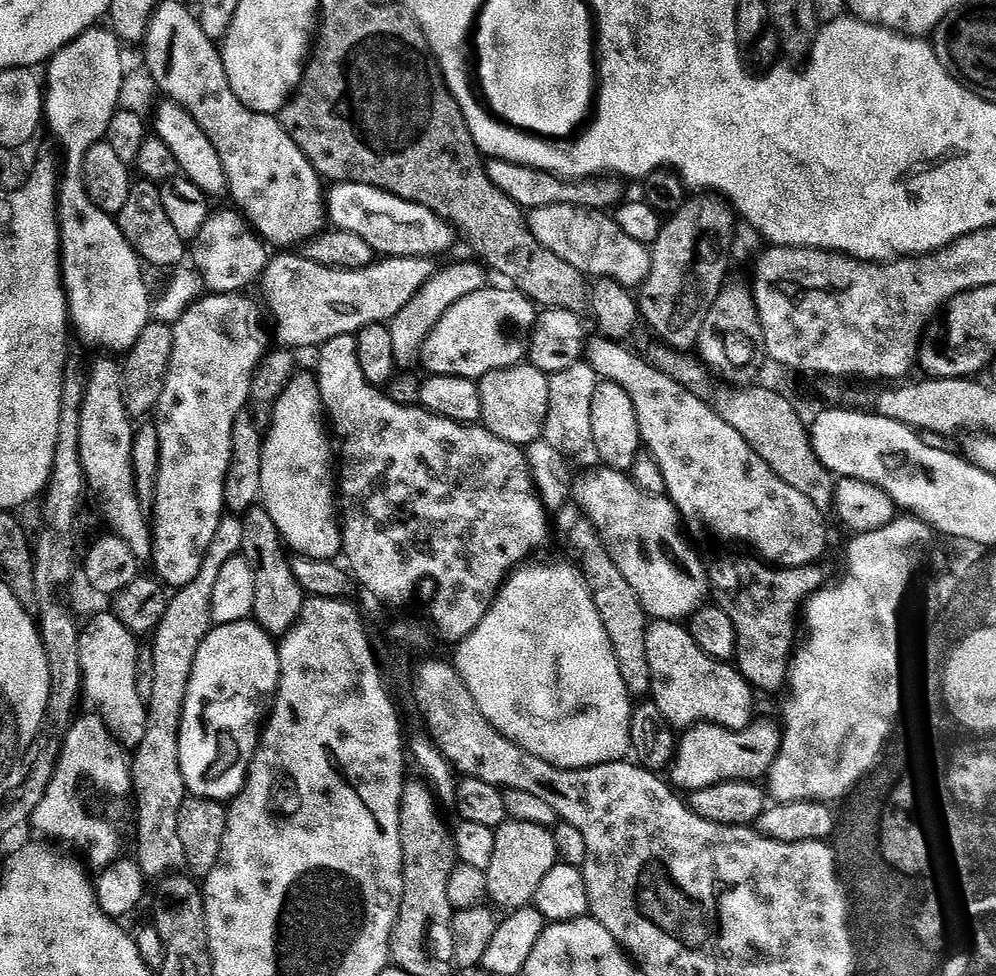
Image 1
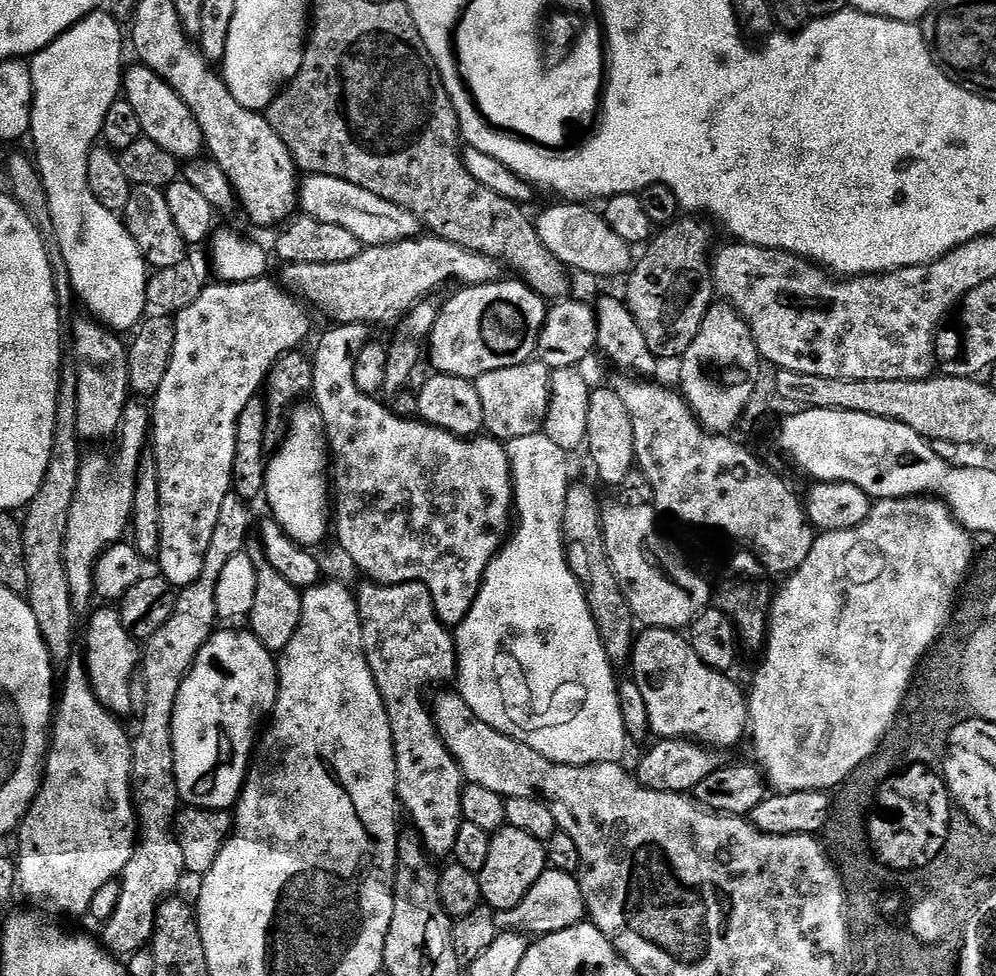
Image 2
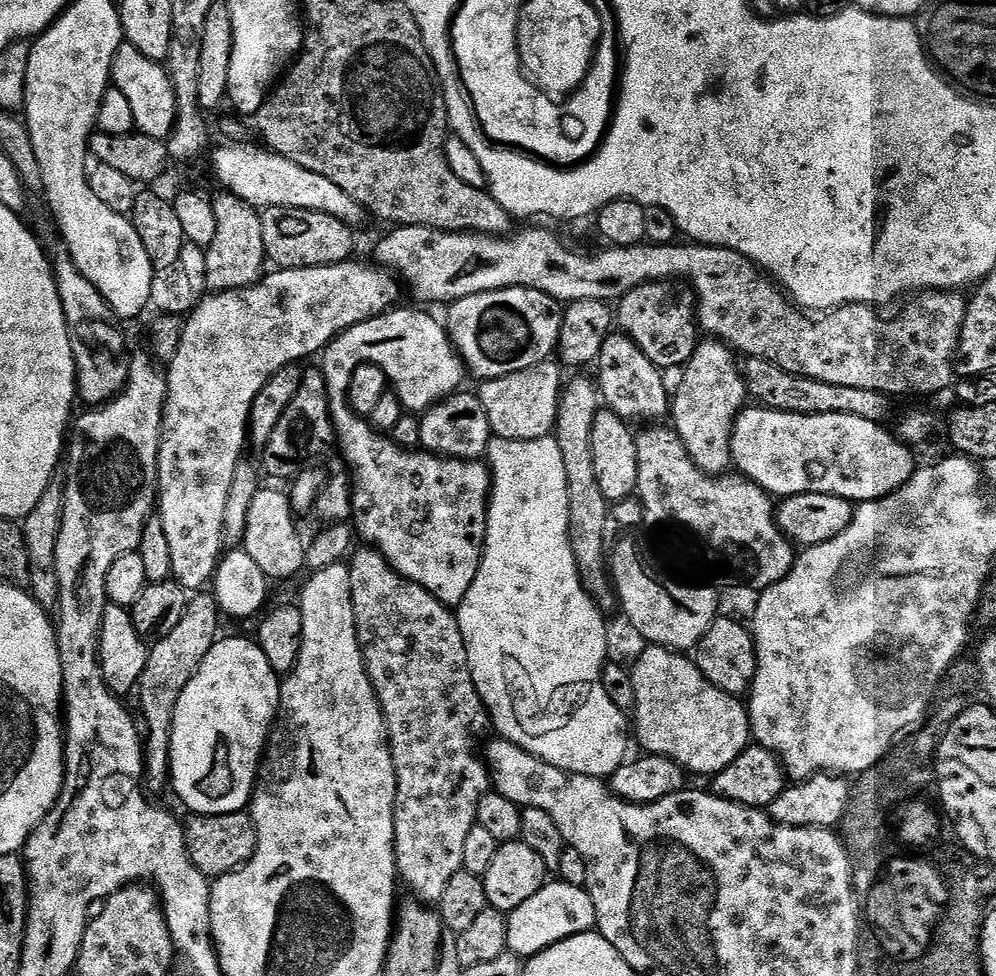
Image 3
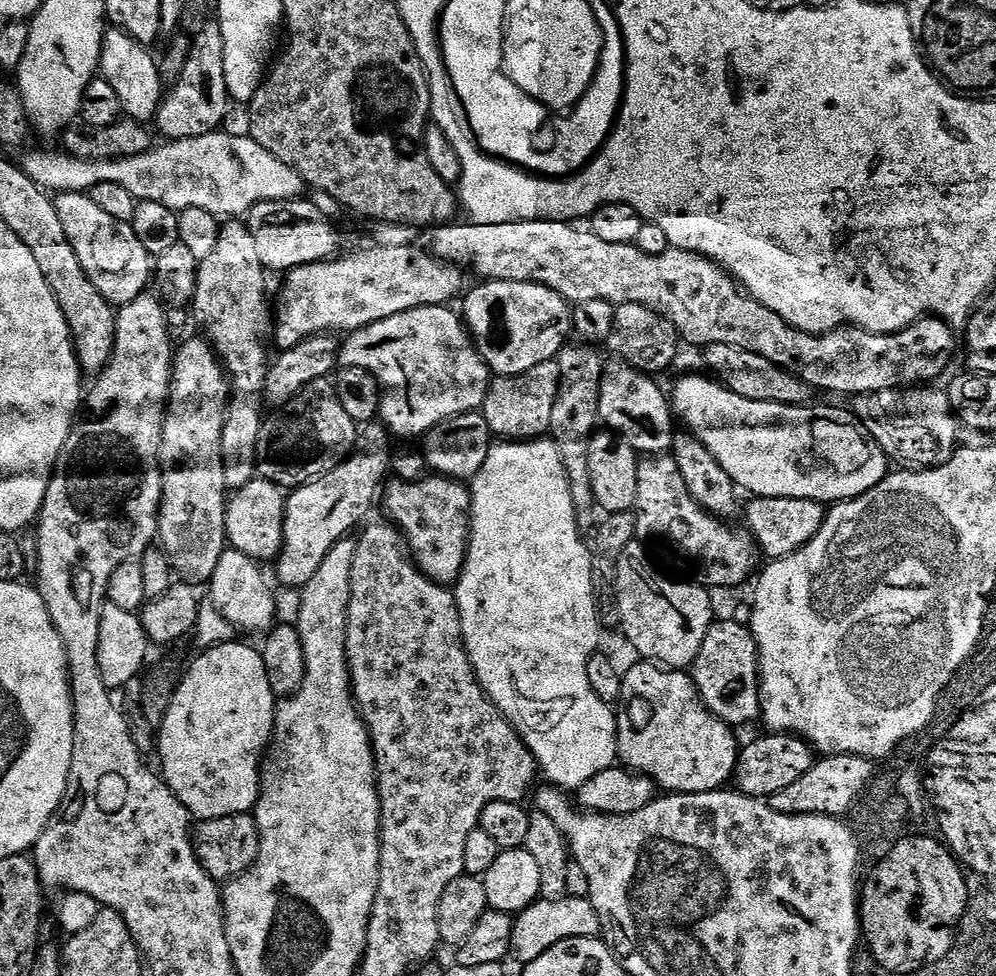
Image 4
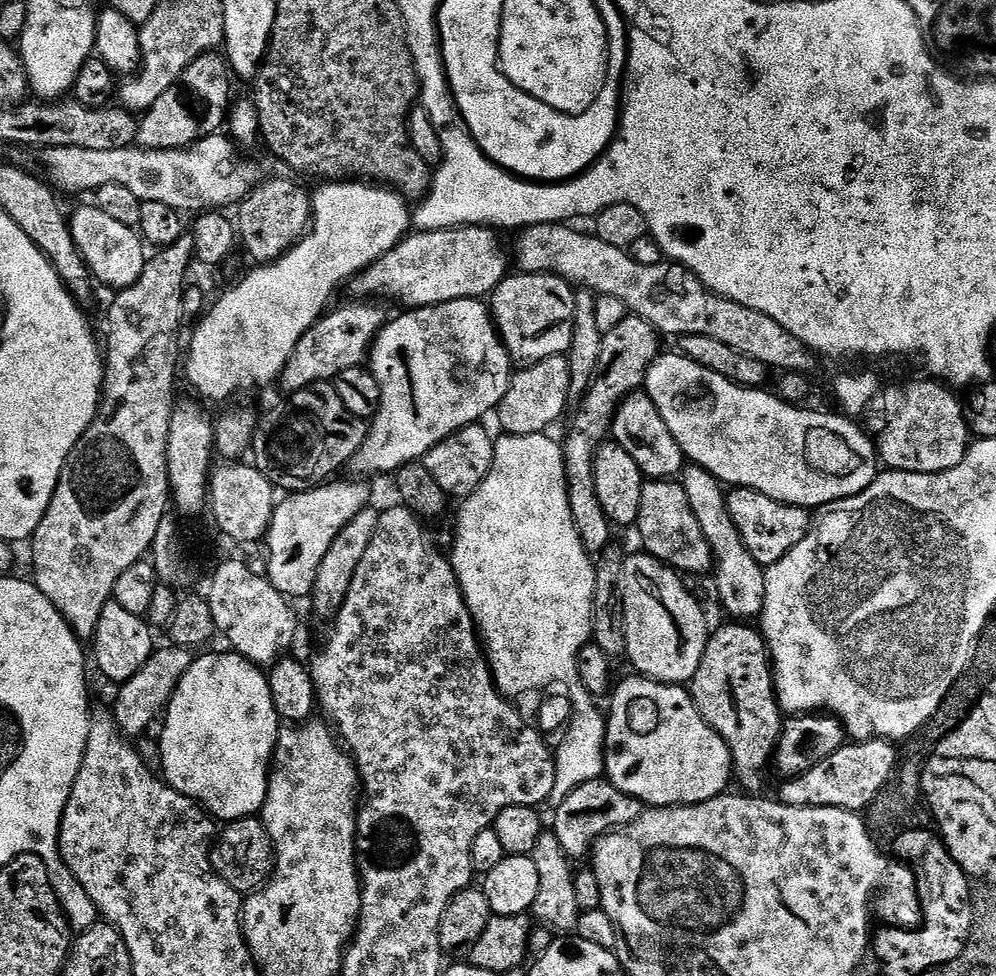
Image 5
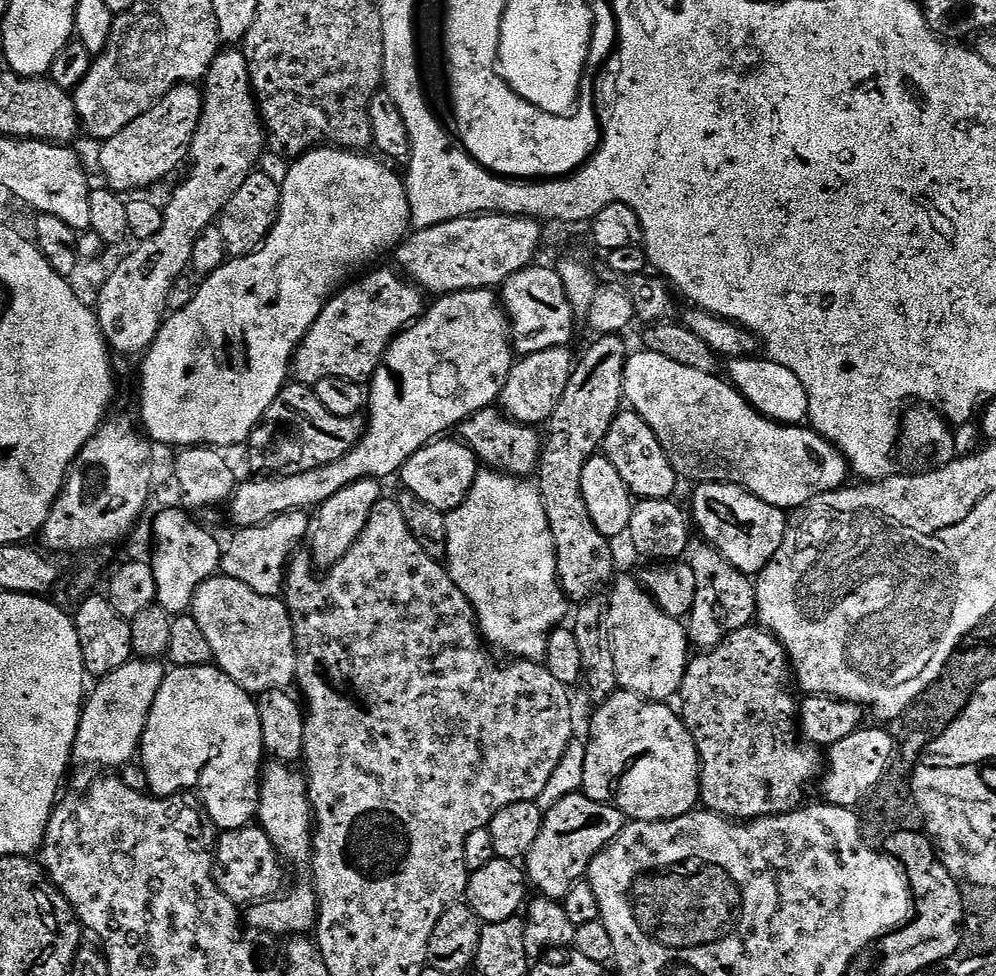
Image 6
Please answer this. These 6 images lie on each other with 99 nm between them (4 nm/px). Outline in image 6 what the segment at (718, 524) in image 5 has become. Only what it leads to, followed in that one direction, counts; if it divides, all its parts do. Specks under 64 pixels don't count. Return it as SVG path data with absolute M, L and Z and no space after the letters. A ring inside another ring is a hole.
M700 542L690 552L690 563L696 579L694 606L686 617L686 627L693 645L707 650L721 644L725 636L739 628L749 627L756 616L756 586L717 552L711 544Z

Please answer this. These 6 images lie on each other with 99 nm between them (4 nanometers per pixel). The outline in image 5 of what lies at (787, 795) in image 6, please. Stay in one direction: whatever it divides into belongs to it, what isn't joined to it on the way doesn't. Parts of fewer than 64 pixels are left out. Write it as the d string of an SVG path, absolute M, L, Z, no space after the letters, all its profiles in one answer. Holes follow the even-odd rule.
M732 622L729 628L720 628L707 637L704 655L690 681L690 691L703 720L727 743L735 779L744 787L741 789L758 792L762 786L762 770L776 747L772 732L780 732L782 720L775 699L769 695L769 689L768 692L765 689L768 660L761 637L740 624L743 623Z

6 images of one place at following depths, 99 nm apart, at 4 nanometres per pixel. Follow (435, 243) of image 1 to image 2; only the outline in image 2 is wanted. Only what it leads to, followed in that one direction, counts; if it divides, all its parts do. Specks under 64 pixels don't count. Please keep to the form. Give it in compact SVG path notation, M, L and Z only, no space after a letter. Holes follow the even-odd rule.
M305 175L300 186L299 207L303 215L318 222L350 230L350 234L354 234L354 238L358 238L364 246L401 244L403 240L417 239L422 232L419 218L410 210L386 198L378 198L378 194L370 194L370 190L362 190L362 186L354 186L354 182L333 176Z

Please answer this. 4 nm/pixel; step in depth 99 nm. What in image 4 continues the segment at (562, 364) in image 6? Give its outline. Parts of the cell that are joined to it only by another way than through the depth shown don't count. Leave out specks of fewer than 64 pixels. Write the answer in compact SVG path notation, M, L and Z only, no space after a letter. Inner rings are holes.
M547 360L534 370L526 370L517 376L501 376L488 385L483 414L493 437L504 440L534 440L543 437L552 427L554 402L560 389L560 365Z

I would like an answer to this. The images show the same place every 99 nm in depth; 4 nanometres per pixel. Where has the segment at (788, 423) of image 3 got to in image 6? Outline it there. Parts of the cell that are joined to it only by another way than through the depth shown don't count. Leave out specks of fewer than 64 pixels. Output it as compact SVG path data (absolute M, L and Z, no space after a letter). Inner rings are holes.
M633 351L623 371L624 397L658 438L679 479L691 483L732 483L748 489L770 506L795 510L824 492L835 492L849 483L848 459L823 433L811 426L782 424L759 411L733 385L717 373L683 366L657 351Z

